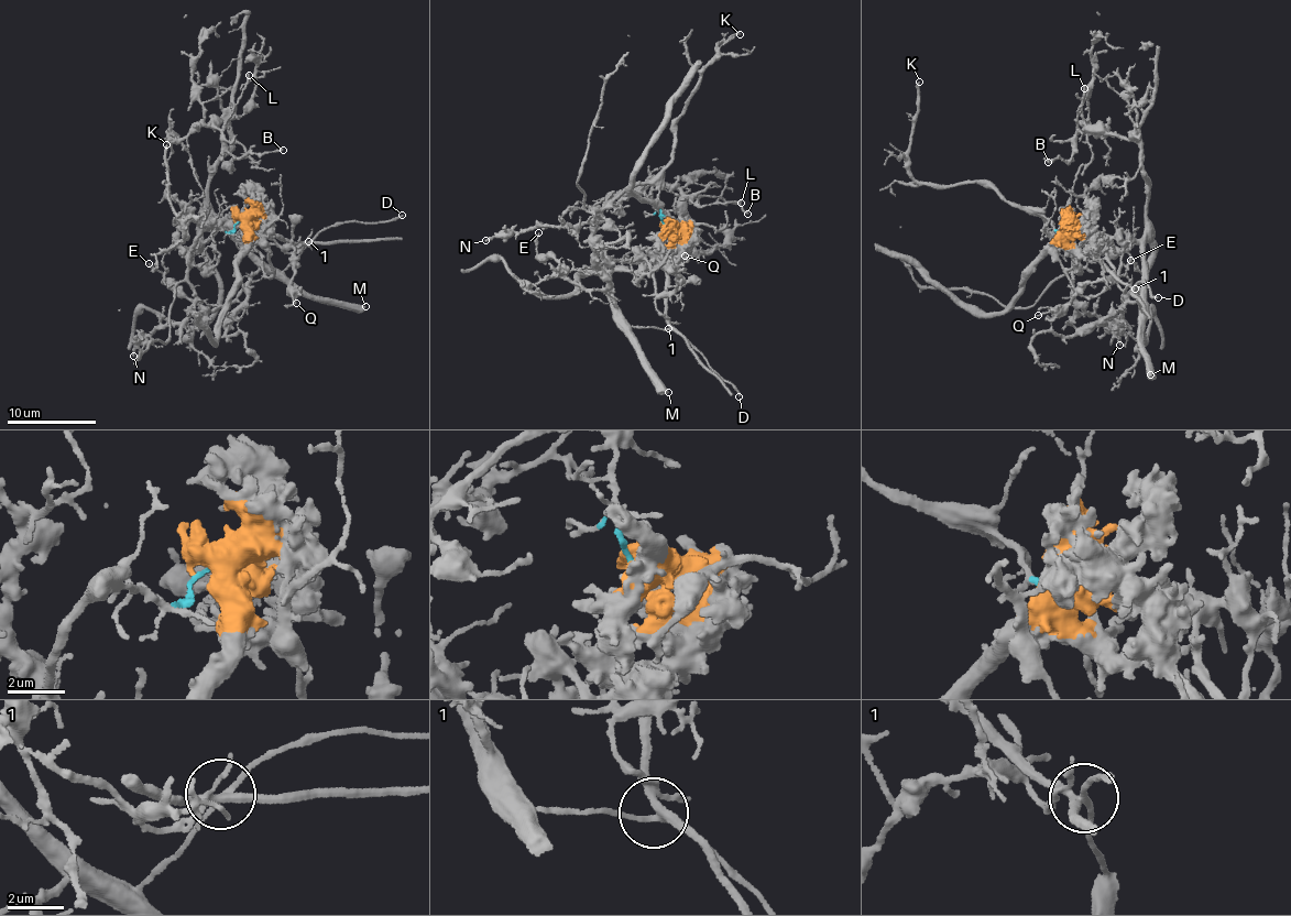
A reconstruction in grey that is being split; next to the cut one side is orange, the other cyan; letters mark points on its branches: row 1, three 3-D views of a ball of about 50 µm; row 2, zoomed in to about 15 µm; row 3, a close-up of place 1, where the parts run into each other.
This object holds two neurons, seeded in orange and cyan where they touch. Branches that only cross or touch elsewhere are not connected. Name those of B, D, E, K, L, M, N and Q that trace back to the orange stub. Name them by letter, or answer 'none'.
none

